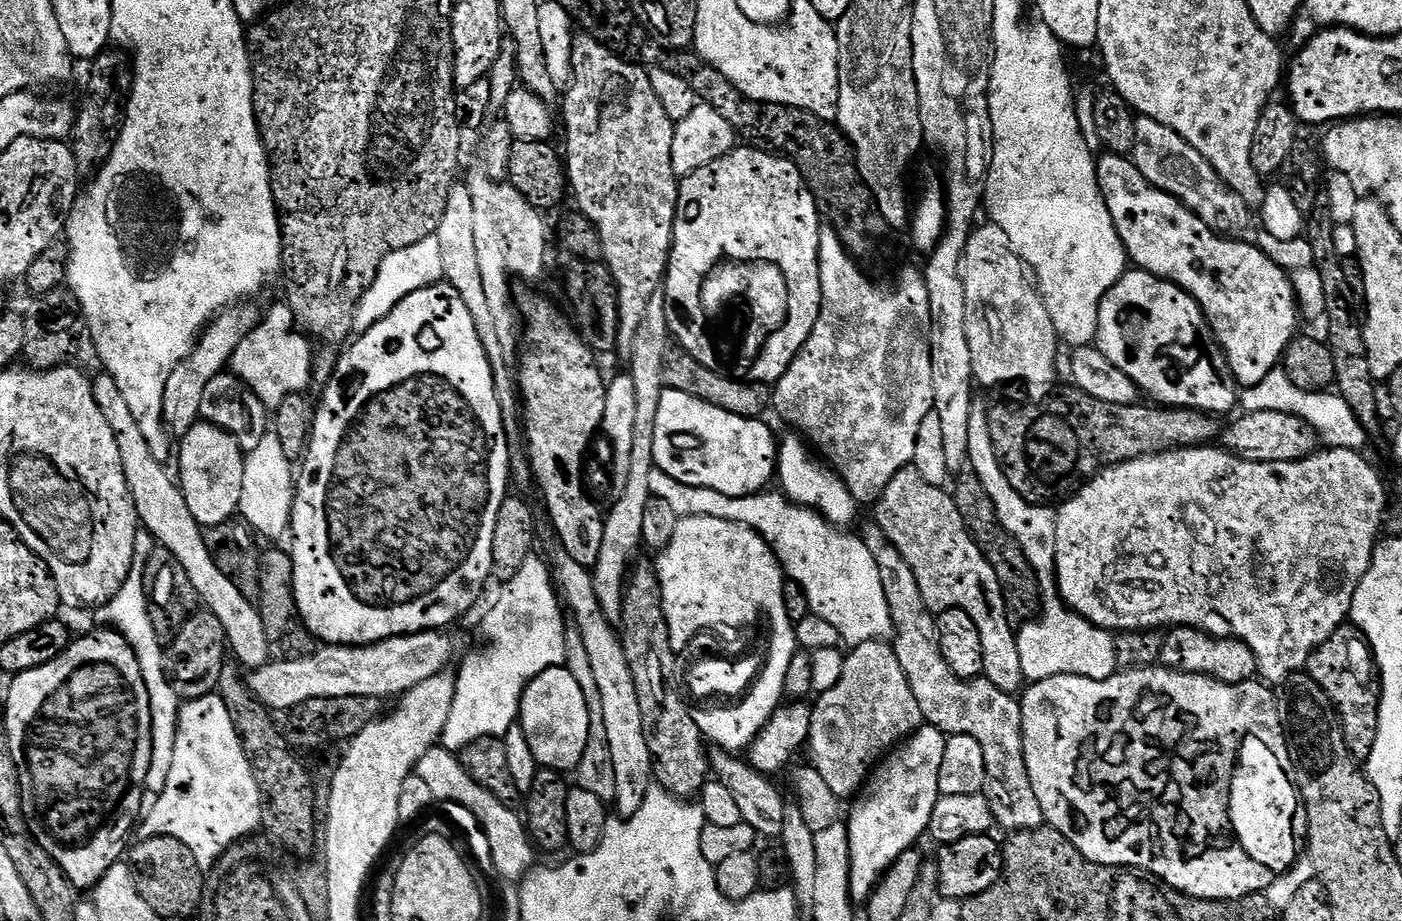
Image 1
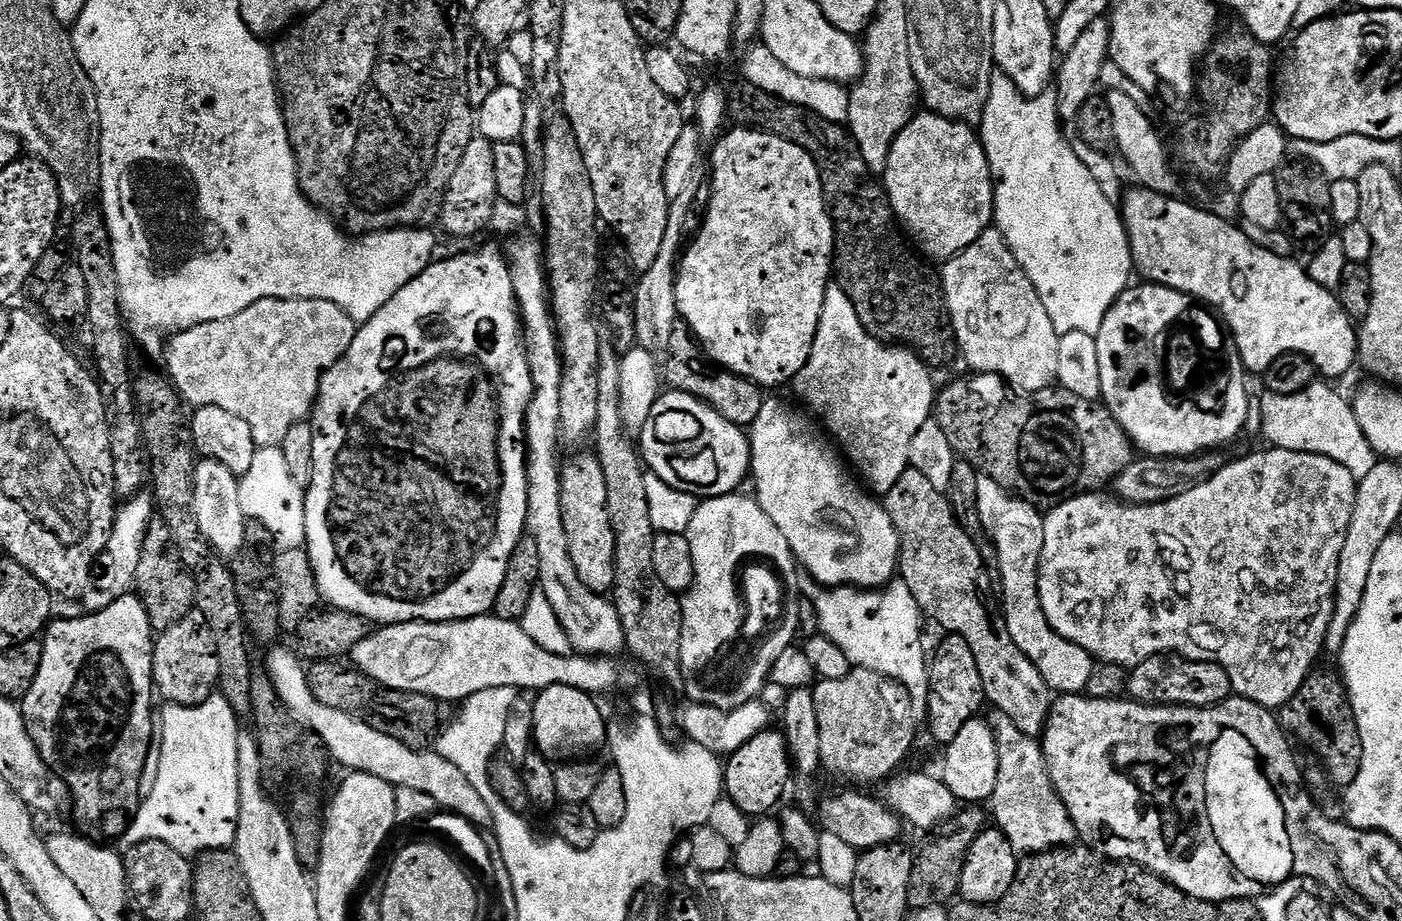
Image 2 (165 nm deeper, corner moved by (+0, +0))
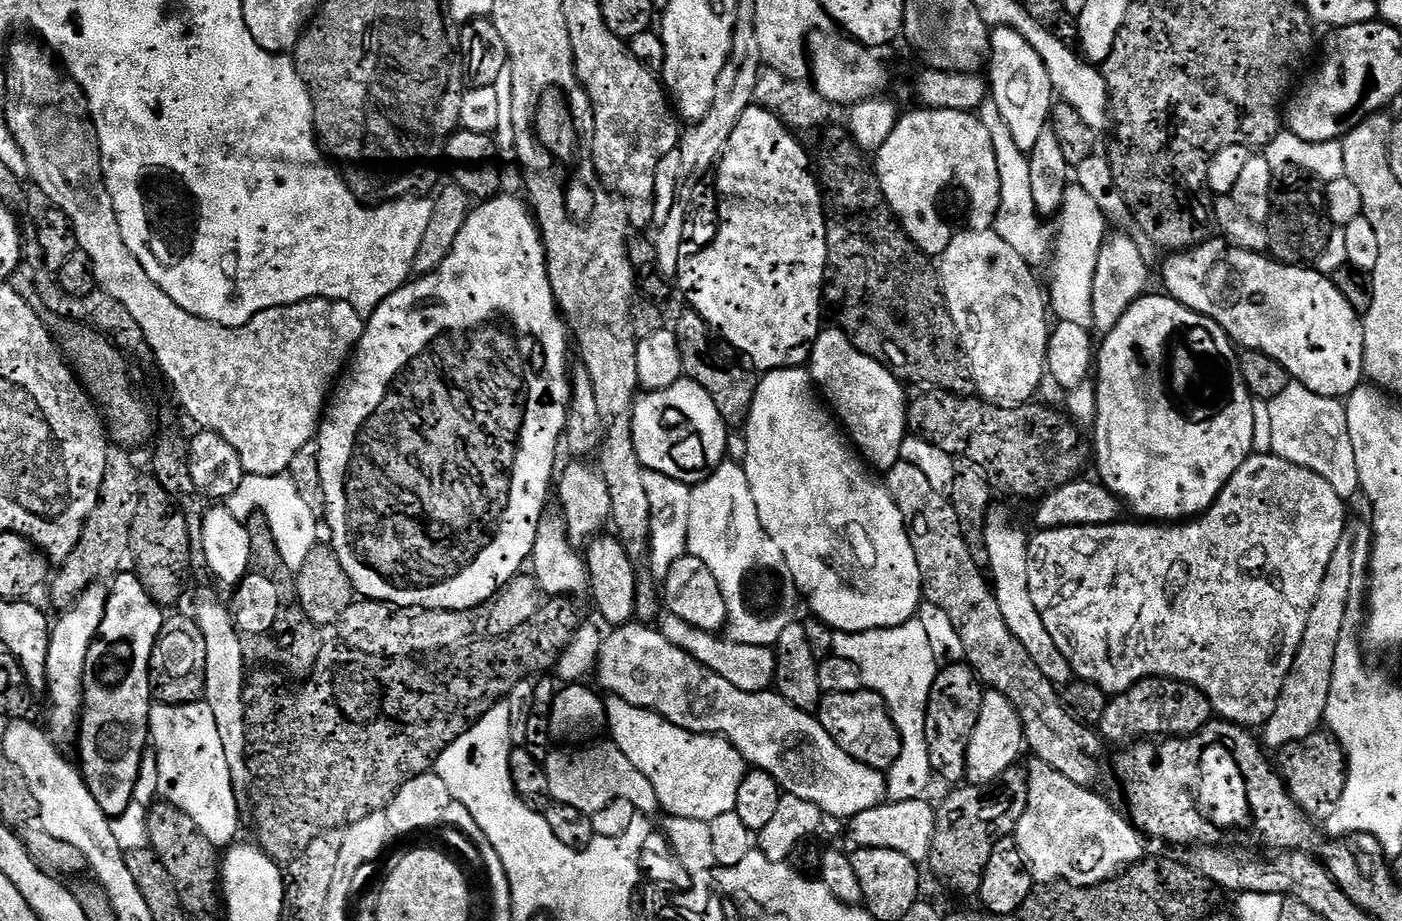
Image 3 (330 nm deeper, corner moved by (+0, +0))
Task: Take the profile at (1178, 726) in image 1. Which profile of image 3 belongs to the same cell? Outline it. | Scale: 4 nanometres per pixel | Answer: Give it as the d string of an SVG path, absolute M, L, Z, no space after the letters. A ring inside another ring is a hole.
M1213 719L1192 736L1183 738L1164 738L1159 742L1137 742L1116 760L1116 772L1124 779L1124 792L1128 795L1130 819L1145 837L1157 836L1168 844L1184 844L1183 846L1220 846L1225 843L1224 832L1241 829L1248 810L1248 802L1244 797L1246 778L1250 778L1269 794L1280 799L1285 790L1283 779L1267 760L1261 741L1256 740L1251 731L1240 724L1232 724L1228 720Z

